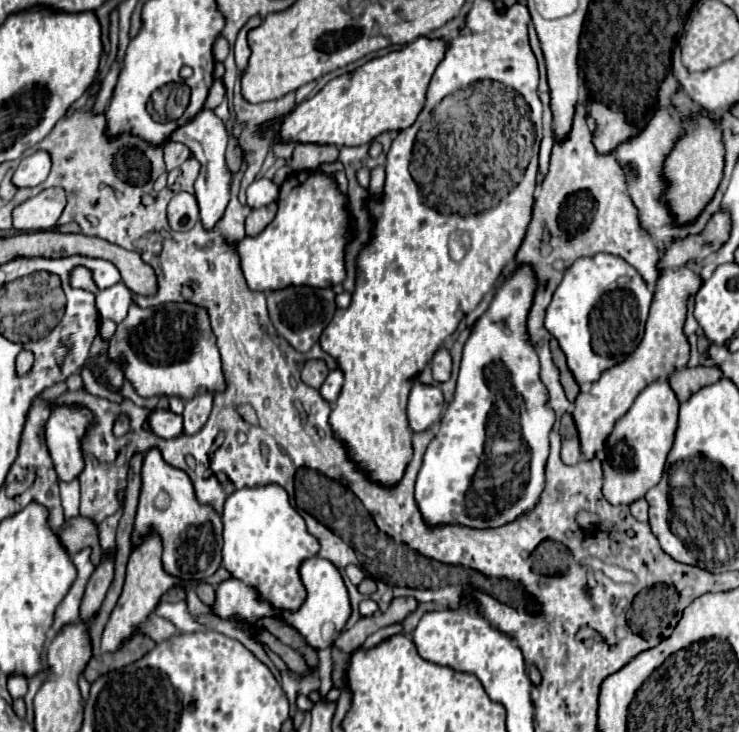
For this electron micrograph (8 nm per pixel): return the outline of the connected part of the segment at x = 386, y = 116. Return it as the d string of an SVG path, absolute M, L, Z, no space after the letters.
M418 37L400 51L370 59L352 73L328 81L322 91L300 103L278 123L282 141L356 147L370 143L384 131L408 129L424 107L428 83L436 65L444 59L446 47L448 43L442 39Z

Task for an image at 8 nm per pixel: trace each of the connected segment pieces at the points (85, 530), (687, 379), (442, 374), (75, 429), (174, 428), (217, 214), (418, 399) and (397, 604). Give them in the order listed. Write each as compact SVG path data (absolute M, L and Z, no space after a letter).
M74 517L62 525L58 539L60 539L62 547L68 551L68 555L74 555L80 549L98 545L98 529L90 519Z
M684 367L678 369L672 377L670 377L670 387L674 389L678 401L686 401L692 393L696 393L698 389L716 383L722 377L718 367Z
M440 347L440 349L434 353L434 357L432 357L430 365L432 365L432 375L434 375L434 379L436 379L438 383L444 383L444 381L448 381L448 379L450 379L450 371L452 371L452 357L450 357L448 349Z
M70 403L70 405L54 405L50 409L50 417L44 425L44 441L46 441L48 453L54 461L54 469L58 473L60 481L72 481L82 473L82 469L84 469L82 439L86 437L86 431L92 427L92 423L94 423L92 411L84 405Z
M156 409L152 411L152 415L148 417L150 427L156 435L164 437L164 439L172 439L184 433L182 429L182 415L172 413L170 409Z
M202 111L194 119L190 119L184 127L176 129L172 133L172 141L184 143L202 165L194 189L196 189L196 199L198 199L198 205L200 205L200 219L202 219L204 227L210 229L224 215L224 209L226 209L228 199L230 199L232 173L230 173L230 169L226 167L226 161L224 161L226 143L228 143L228 131L226 131L224 123L214 113Z
M418 379L408 399L408 423L412 431L426 431L440 421L444 397L438 385L424 385Z
M398 597L390 603L388 611L382 613L384 615L384 623L386 625L394 625L394 623L400 623L404 621L406 615L410 615L412 611L416 611L418 607L418 601L414 597Z

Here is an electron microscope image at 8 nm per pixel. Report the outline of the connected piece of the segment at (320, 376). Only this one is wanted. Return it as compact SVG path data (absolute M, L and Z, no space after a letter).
M310 359L302 367L302 381L308 383L310 387L314 387L314 389L318 389L324 383L326 375L328 375L328 367L320 359Z

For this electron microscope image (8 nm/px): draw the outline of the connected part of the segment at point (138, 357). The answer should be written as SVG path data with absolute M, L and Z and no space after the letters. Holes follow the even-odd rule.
M168 303L152 309L130 305L128 317L118 323L110 341L110 359L126 359L126 379L134 383L142 397L178 395L184 401L192 399L198 389L224 391L224 371L216 349L216 335L204 307L192 303ZM168 311L168 317L166 317Z

